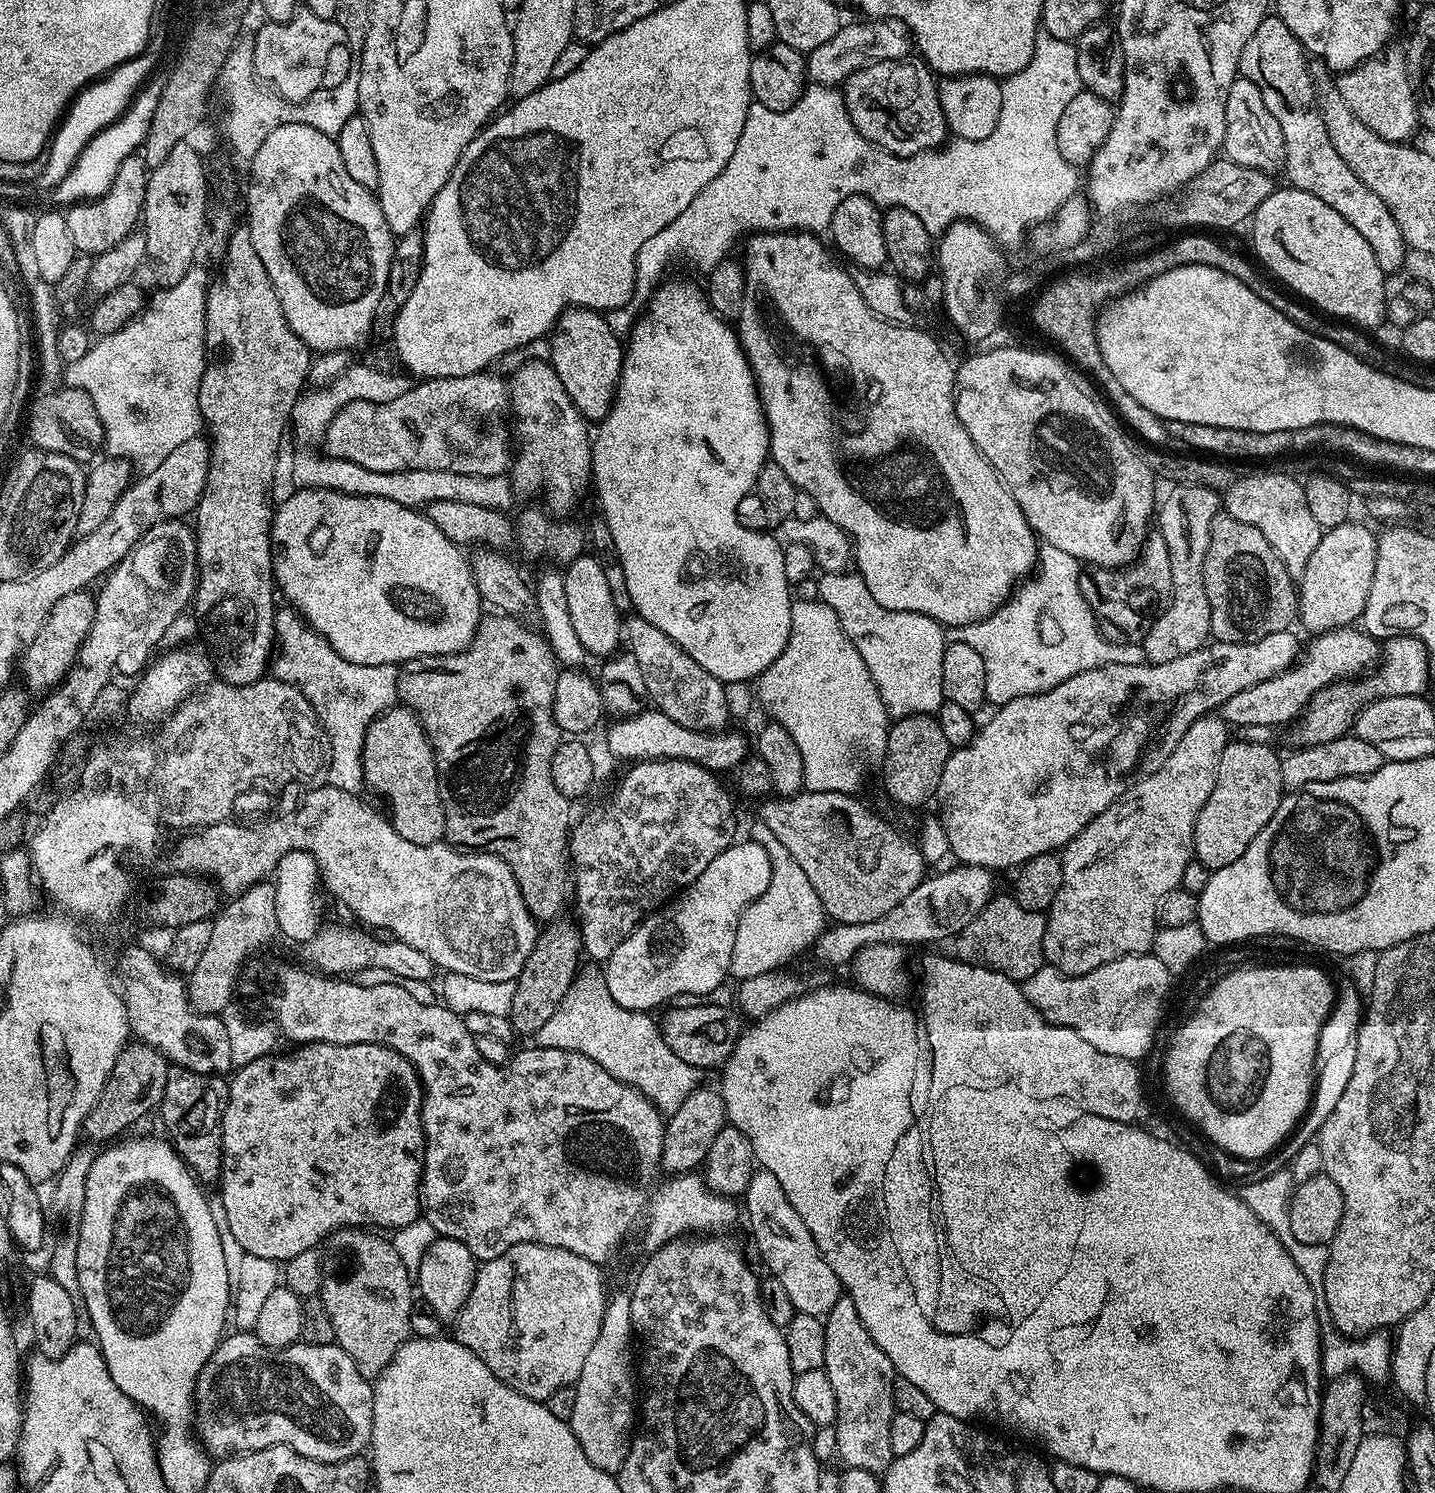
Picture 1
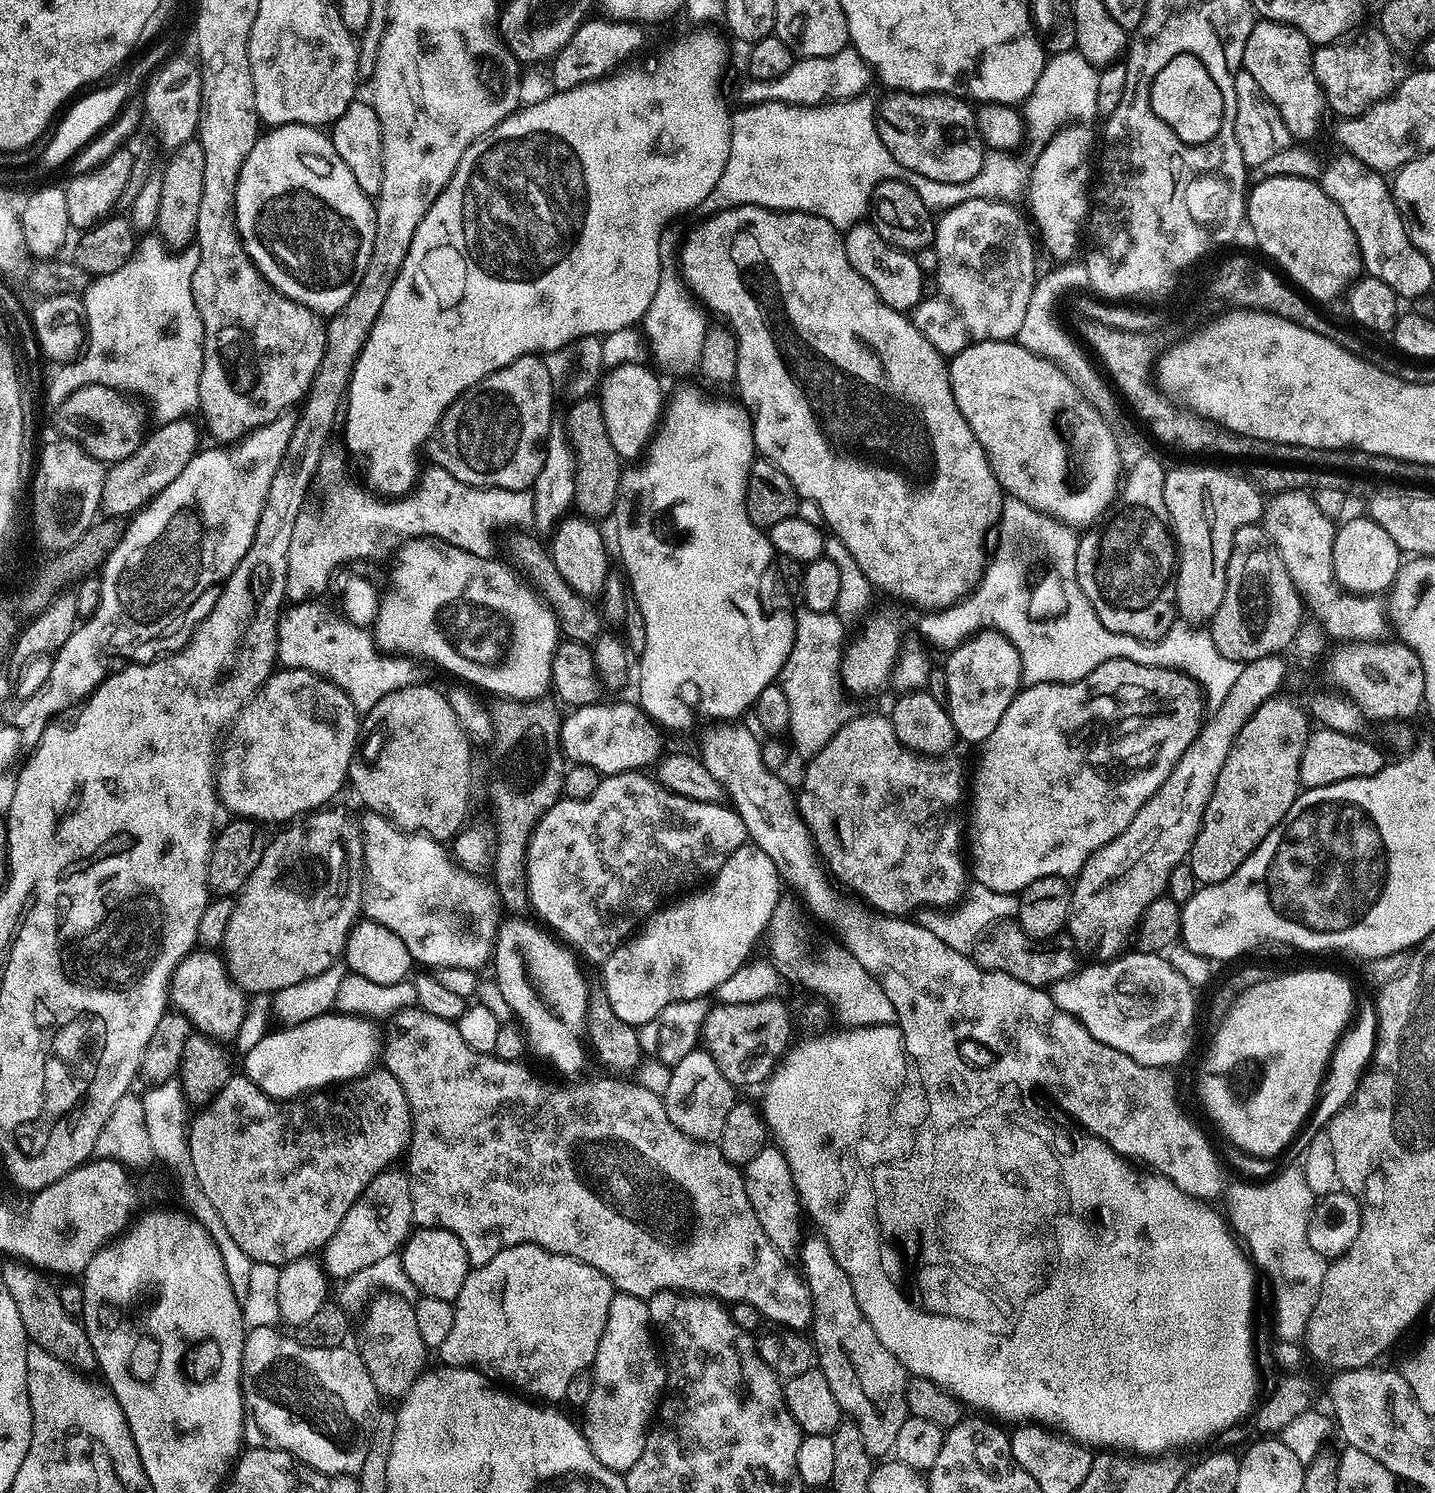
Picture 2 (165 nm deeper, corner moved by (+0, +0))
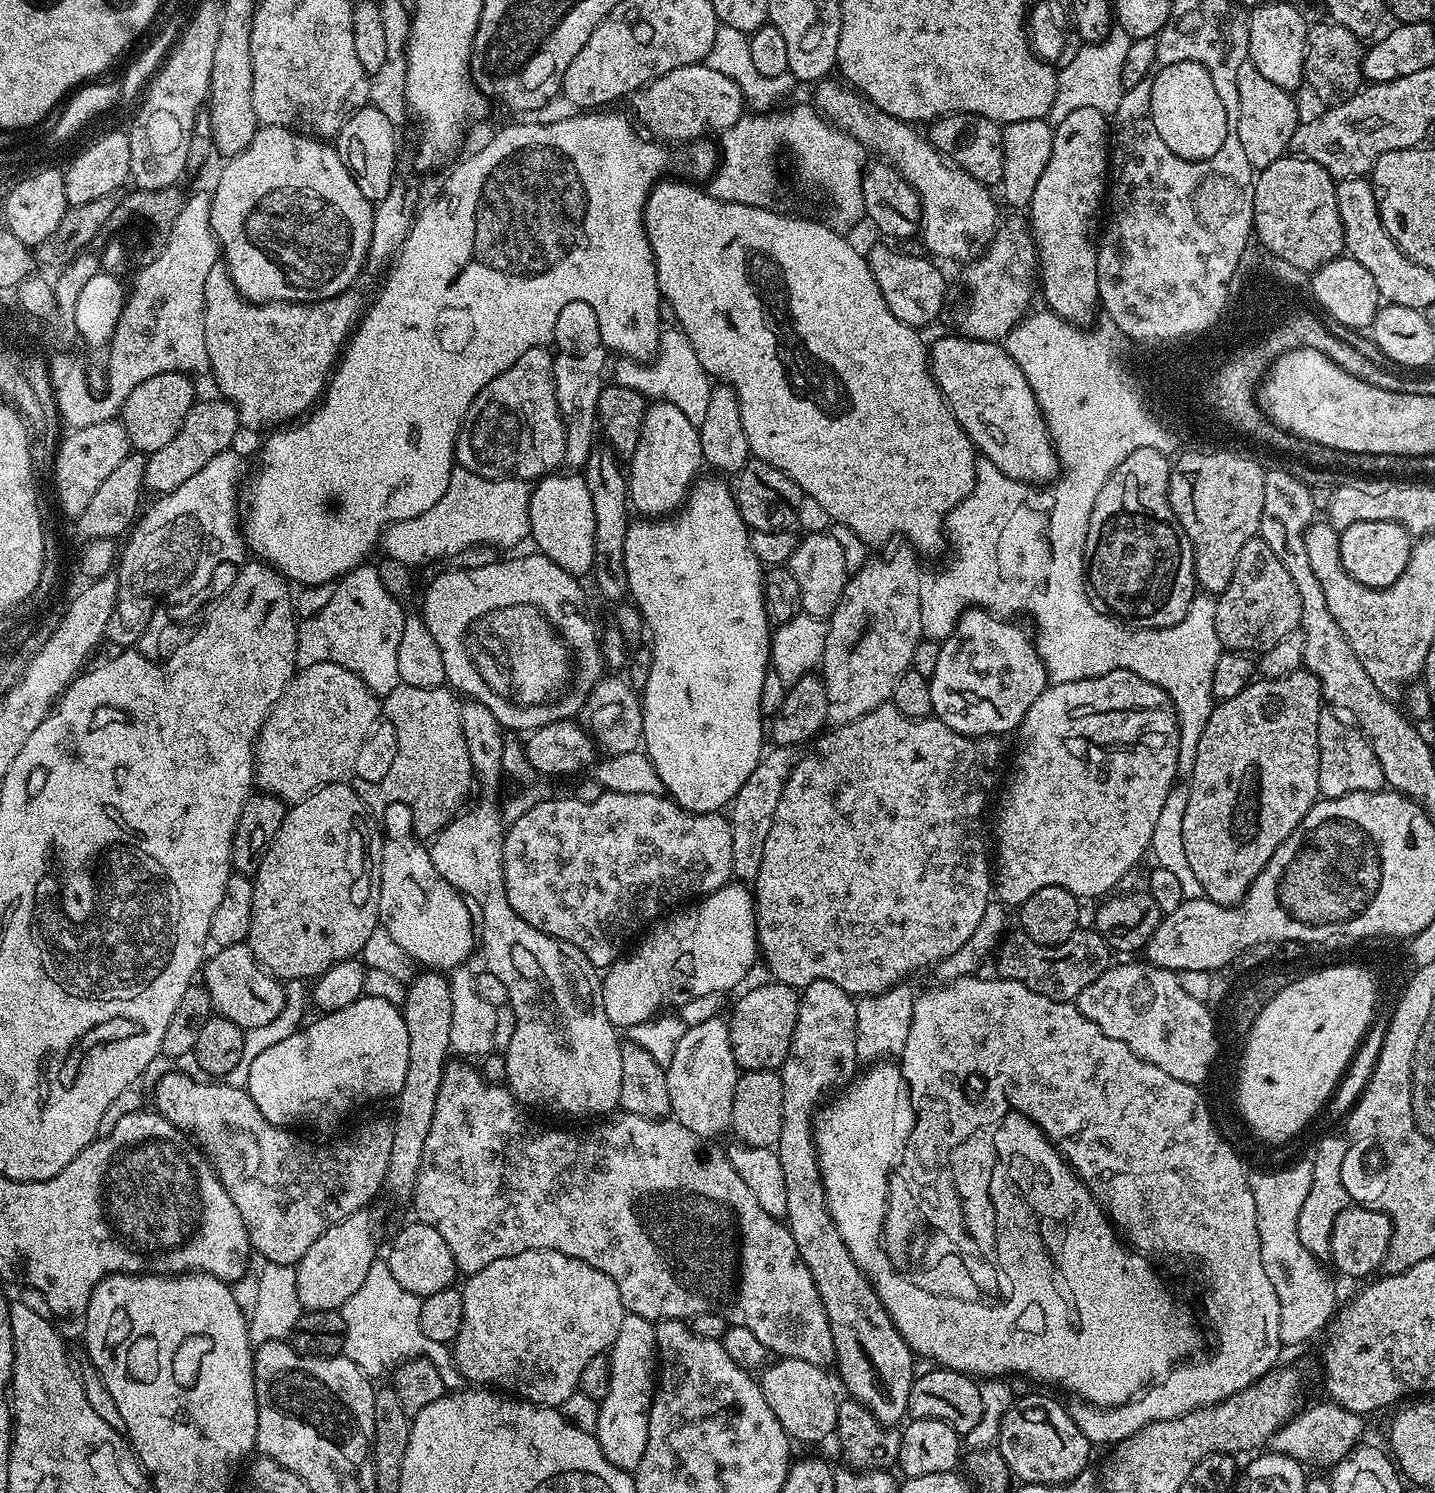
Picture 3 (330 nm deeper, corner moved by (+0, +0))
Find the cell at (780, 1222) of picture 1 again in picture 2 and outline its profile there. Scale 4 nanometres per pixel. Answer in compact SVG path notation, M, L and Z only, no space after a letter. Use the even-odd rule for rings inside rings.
M765 1146L762 1150L758 1150L753 1160L743 1165L742 1171L746 1198L750 1198L750 1206L754 1206L754 1214L758 1214L758 1223L762 1225L762 1230L766 1230L766 1238L770 1238L772 1245L782 1255L789 1258L799 1257L801 1245L806 1239L805 1221L802 1219L800 1195L794 1186L794 1178L790 1174L786 1158L779 1148Z

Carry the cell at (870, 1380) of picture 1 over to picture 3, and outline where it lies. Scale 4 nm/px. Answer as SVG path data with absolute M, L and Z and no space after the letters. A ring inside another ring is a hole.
M825 980L810 982L799 997L794 1038L784 1065L778 1069L782 1082L782 1134L774 1151L782 1162L782 1174L786 1174L786 1223L802 1262L806 1262L806 1270L814 1278L814 1286L818 1286L818 1298L822 1298L834 1338L834 1368L840 1371L840 1380L848 1391L845 1393L870 1410L880 1424L896 1426L908 1416L914 1353L889 1318L872 1283L854 1262L850 1250L846 1250L838 1226L834 1226L820 1177L816 1141L812 1138L814 1113L821 1107L823 1096L835 1084L847 1085L858 1068L856 1000L842 986Z

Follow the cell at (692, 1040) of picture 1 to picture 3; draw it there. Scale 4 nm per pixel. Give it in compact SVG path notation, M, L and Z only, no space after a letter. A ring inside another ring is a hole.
M767 983L750 989L733 1006L732 1016L727 1017L730 1046L736 1059L736 1067L744 1072L770 1072L780 1069L794 1038L800 1005L797 989L785 984Z

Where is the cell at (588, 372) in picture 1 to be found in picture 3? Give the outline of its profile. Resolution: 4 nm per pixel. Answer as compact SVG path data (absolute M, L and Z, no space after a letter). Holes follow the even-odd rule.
M657 399L644 410L644 423L640 426L640 440L626 464L626 479L630 504L648 518L656 518L671 504L680 506L697 475L696 467L702 464L702 446L697 425L690 422L677 406L671 402Z

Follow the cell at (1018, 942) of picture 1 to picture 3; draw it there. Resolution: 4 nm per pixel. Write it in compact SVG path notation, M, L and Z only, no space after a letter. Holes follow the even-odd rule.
M1023 930L1015 931L1009 931L995 949L995 975L1001 980L1022 982L1022 986L1051 1000L1075 1001L1078 993L1086 990L1086 986L1090 986L1090 982L1094 982L1094 978L1098 978L1113 963L1113 949L1095 930L1077 930L1066 942L1051 946L1034 942Z

